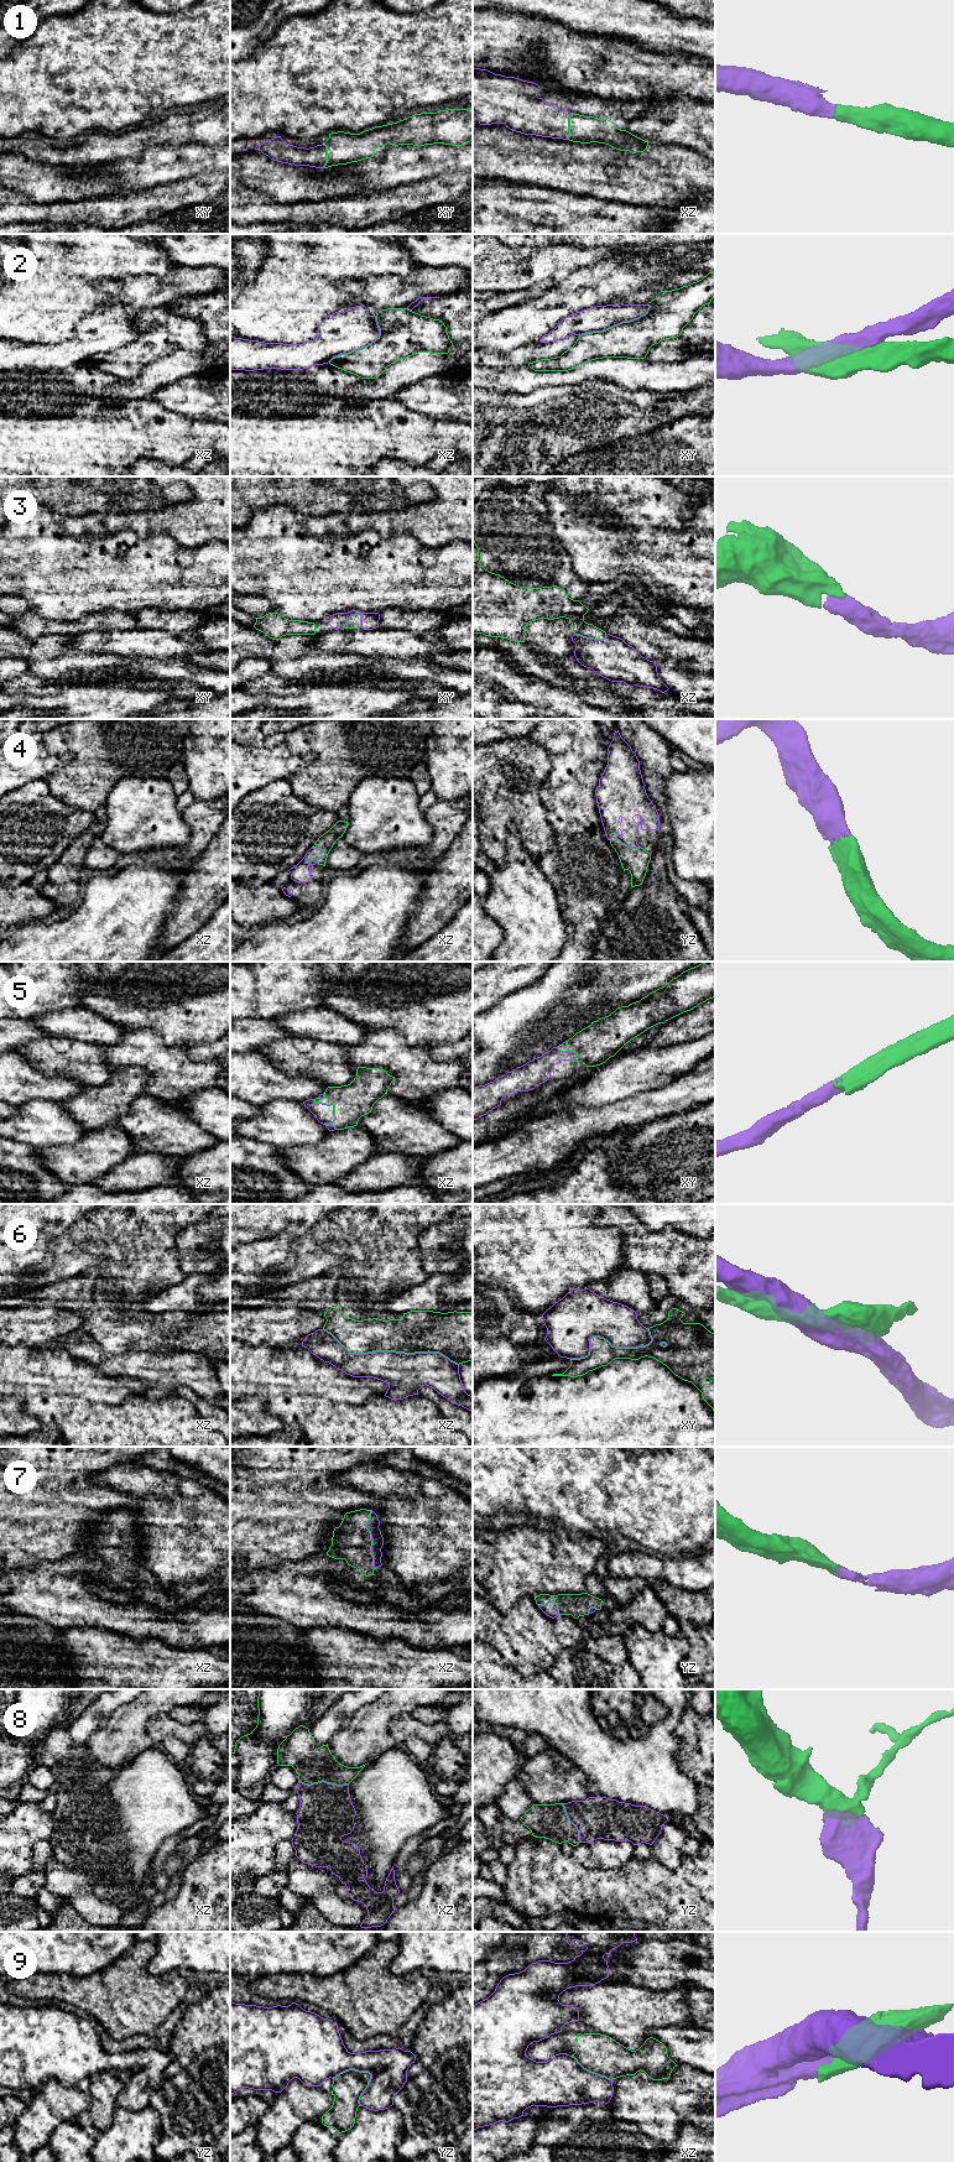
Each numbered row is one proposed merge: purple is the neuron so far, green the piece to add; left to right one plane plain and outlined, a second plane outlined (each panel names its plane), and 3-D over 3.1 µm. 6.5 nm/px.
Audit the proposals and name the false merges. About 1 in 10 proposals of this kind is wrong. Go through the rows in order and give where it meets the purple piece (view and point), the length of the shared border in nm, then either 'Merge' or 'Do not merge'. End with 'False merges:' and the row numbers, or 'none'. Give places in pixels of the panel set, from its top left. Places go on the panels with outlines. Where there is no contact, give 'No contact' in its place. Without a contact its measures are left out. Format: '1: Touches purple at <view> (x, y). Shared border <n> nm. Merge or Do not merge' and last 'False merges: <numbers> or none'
1: Touches purple at xz (568, 126). Shared border 180 nm. Merge
2: Touches purple at xy (615, 324). Shared border 500 nm. Do not merge
3: Touches purple at xz (590, 639). Shared border 220 nm. Merge
4: Touches purple at yz (625, 844). Shared border 220 nm. Merge
5: Touches purple at xz (333, 1106). Shared border 260 nm. Merge
6: Touches purple at xz (391, 1352). Shared border 900 nm. Do not merge
7: Touches purple at xz (371, 1540). Shared border 380 nm. Merge
8: Touches purple at xz (323, 1781). Shared border 340 nm. Merge
9: Touches purple at yz (368, 2071). Shared border 260 nm. Do not merge
False merges: 2, 6, 9

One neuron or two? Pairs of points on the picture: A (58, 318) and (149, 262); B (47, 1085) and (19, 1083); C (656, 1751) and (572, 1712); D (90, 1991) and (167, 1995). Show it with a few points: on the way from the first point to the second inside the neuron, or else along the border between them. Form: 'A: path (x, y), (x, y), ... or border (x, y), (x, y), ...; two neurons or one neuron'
A: path (73, 293), (104, 262), (124, 262); one neuron
B: path (40, 1085), (26, 1084); one neuron
C: path (635, 1751), (611, 1751), (593, 1733); one neuron
D: path (109, 1995), (149, 1995); one neuron

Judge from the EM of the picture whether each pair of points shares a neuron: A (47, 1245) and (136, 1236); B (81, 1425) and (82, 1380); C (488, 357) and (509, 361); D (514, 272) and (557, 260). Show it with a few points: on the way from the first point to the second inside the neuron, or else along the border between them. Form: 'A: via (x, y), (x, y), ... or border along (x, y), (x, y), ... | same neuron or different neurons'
A: via (69, 1245), (84, 1245), (98, 1239), (114, 1239) | same neuron
B: border along (53, 1394), (74, 1395), (94, 1402), (110, 1405) | different neurons
C: via (493, 359), (504, 359) | same neuron
D: via (525, 266), (546, 262) | same neuron

